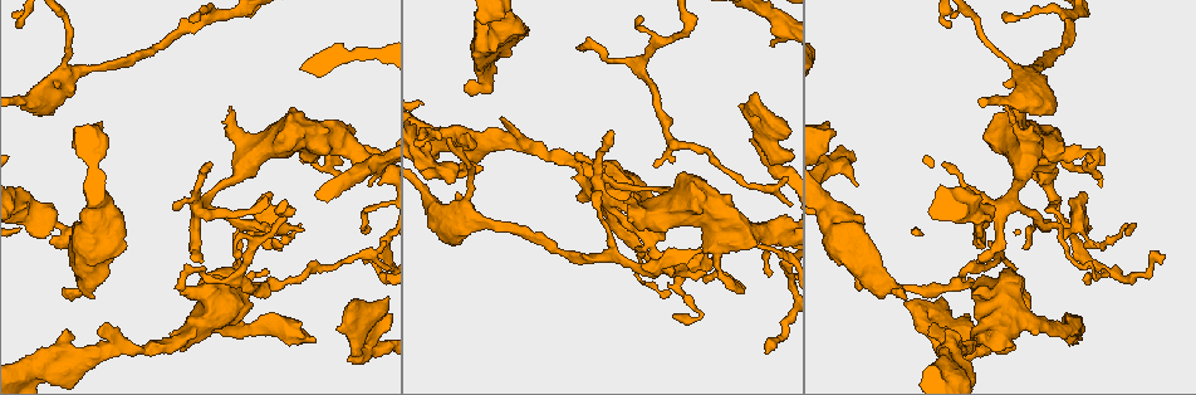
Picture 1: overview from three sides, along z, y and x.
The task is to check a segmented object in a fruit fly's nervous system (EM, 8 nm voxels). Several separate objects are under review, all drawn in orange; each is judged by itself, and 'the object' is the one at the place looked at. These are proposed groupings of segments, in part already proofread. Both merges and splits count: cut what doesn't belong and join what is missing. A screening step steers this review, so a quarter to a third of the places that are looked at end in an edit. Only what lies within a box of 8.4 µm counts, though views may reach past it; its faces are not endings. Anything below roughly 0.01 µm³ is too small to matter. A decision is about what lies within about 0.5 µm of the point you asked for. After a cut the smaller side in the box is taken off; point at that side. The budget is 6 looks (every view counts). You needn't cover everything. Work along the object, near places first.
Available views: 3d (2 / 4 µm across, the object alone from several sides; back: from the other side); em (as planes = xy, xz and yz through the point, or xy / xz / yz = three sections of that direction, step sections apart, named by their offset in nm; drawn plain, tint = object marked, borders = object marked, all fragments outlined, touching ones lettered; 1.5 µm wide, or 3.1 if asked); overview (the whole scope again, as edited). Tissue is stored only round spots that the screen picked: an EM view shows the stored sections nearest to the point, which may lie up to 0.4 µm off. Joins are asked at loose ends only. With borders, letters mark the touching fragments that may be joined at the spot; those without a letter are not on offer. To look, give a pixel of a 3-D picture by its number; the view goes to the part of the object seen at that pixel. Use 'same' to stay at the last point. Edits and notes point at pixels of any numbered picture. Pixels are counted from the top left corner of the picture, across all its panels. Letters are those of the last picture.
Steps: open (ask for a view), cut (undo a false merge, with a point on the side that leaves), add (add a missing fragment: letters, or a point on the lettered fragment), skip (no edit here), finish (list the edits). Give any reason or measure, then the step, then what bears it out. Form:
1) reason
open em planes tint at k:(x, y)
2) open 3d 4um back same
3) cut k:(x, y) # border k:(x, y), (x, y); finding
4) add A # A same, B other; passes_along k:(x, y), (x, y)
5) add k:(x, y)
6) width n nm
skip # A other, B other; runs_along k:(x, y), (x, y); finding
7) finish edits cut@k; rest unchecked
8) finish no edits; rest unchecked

branch stops here
open 3d 4um at 1:(1003, 108)

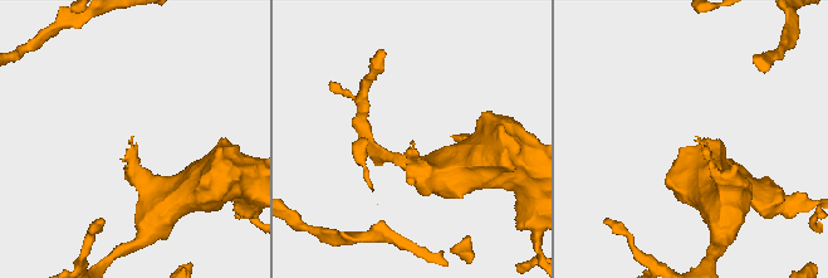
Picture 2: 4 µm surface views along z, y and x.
open em planes borders at 2:(412, 142)

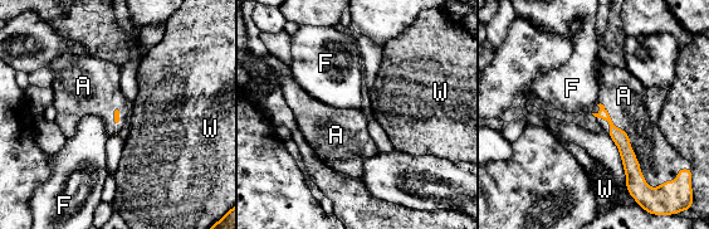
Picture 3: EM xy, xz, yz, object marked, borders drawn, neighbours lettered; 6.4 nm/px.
add A # A same, F other, W other; passes_along 3:(634, 178), (629, 140), (625, 101); the neuron continues

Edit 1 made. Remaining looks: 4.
open overview

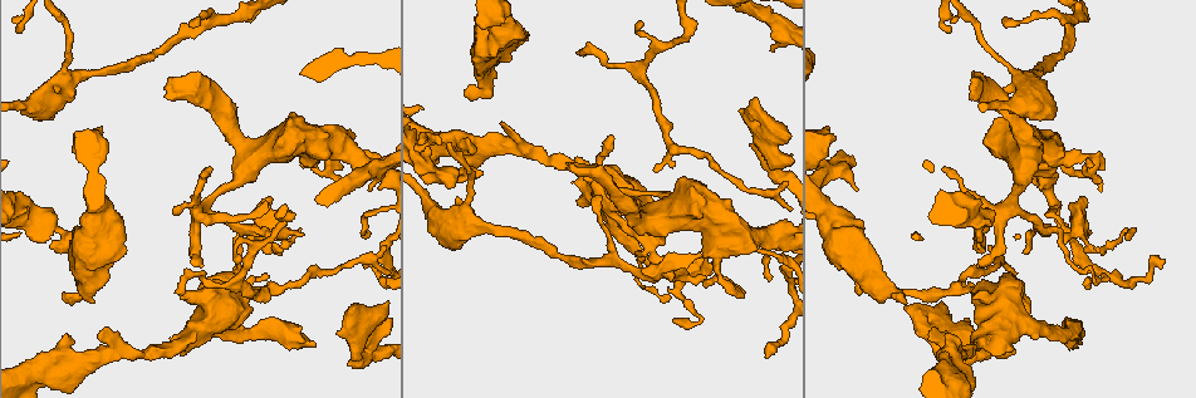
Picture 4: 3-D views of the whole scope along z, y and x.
an open end
open em xy step 8 tint at 4:(582, 55)

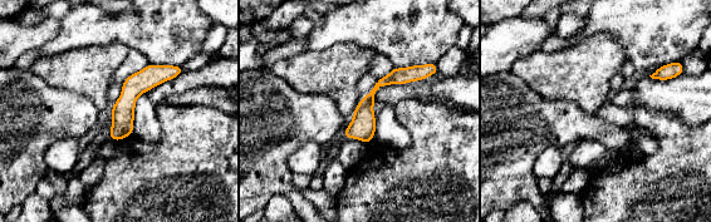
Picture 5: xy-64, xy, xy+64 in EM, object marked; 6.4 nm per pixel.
open em xy step 8 borders same

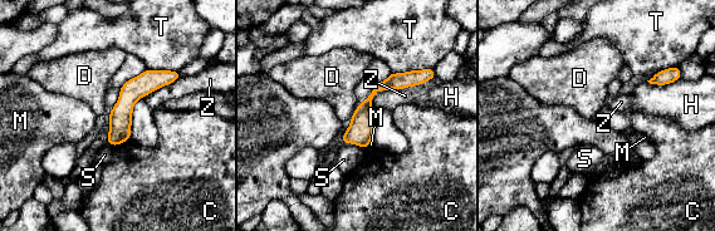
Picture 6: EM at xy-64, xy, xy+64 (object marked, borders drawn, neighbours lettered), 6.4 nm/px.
width 140 nm
skip # C other, D other, H other, M other, S other, T other, Z other; border 6:(360, 103), (349, 118); none of them fits

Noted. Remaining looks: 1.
sudden change in width
open em xy step 4 borders at 4:(984, 233)

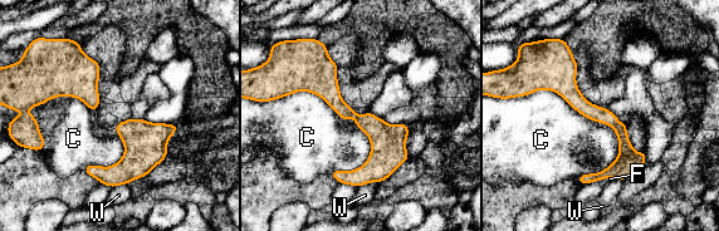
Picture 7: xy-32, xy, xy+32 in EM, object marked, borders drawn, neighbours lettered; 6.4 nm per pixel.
skip # C other, F other, W other; border 7:(518, 96), (617, 157); all the same neuron

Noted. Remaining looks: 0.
finish edits add@3; rest unchecked

